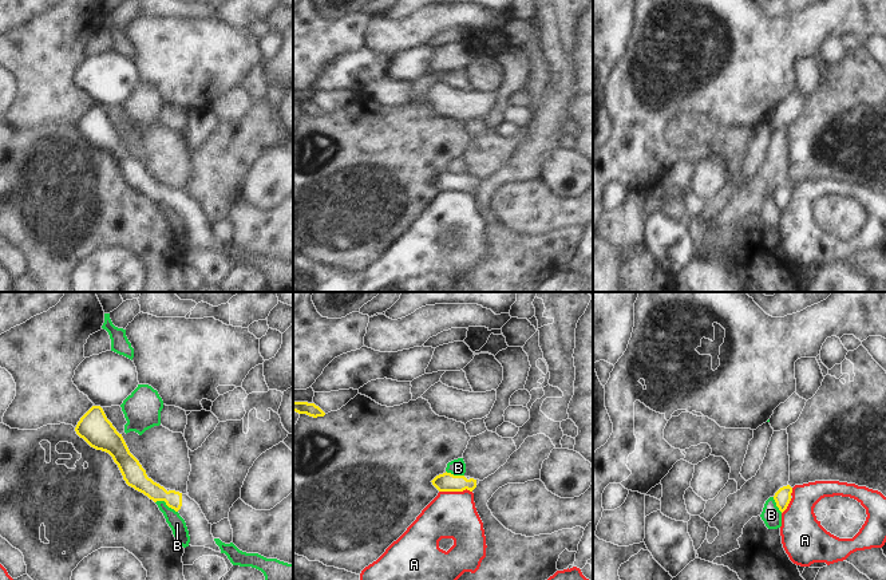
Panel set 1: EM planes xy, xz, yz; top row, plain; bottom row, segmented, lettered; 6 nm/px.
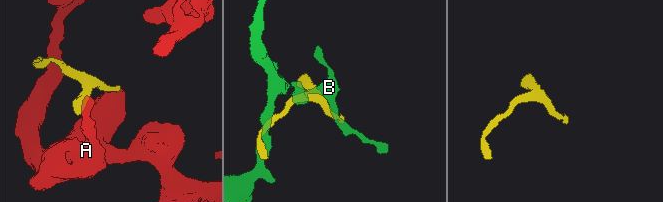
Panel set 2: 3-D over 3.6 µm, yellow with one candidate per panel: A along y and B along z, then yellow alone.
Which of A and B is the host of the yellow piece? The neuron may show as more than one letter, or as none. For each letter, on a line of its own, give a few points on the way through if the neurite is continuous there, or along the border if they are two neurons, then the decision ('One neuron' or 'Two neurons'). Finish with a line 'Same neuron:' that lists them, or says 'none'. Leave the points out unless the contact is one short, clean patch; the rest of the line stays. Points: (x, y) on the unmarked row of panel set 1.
A: Two neurons
B: Two neurons
Same neuron: none

